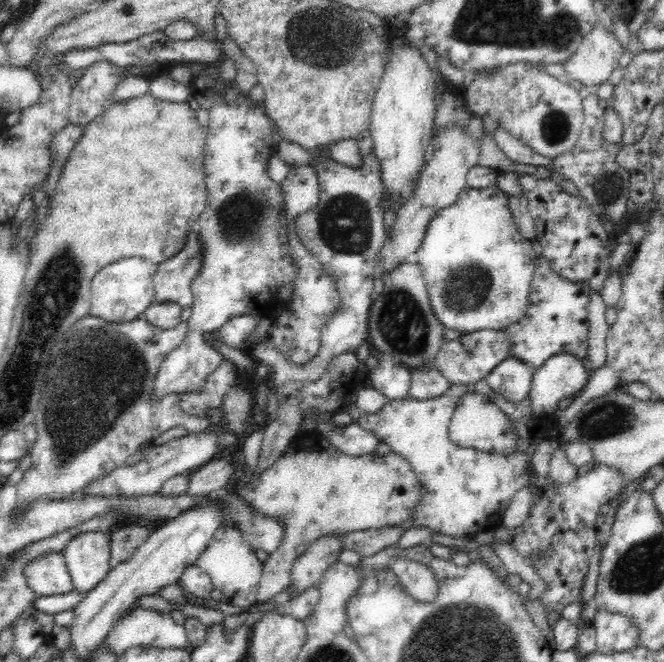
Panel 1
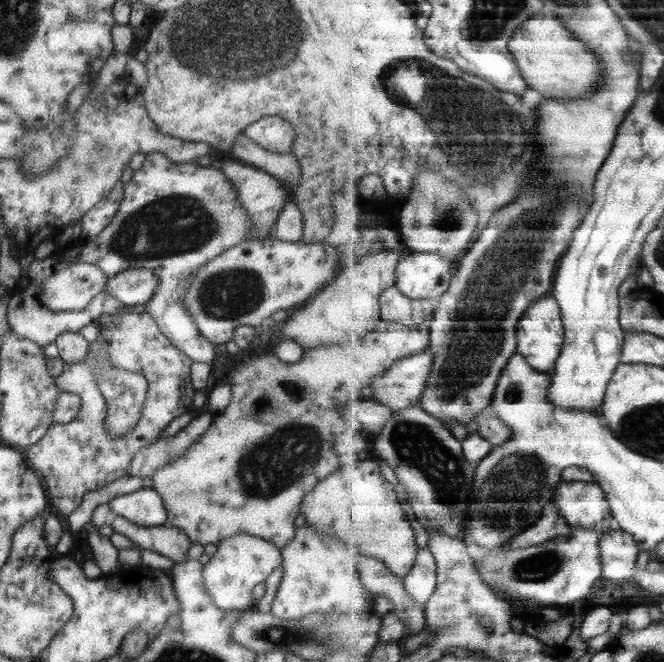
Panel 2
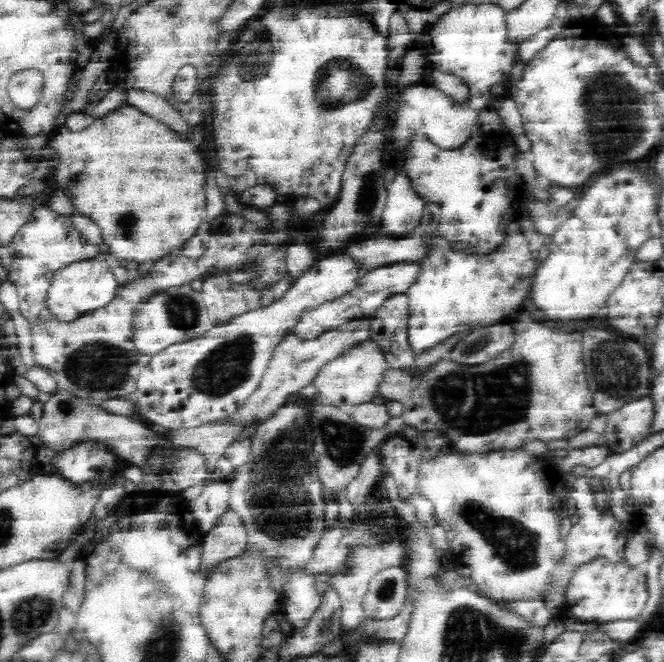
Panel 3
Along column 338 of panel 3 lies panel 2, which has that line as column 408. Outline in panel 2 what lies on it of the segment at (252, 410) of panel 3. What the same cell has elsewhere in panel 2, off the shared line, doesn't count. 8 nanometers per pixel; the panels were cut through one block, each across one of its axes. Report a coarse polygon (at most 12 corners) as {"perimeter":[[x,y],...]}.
{"perimeter":[[429,324],[253,356],[183,455],[153,473],[193,544],[277,548],[365,433],[343,404]]}

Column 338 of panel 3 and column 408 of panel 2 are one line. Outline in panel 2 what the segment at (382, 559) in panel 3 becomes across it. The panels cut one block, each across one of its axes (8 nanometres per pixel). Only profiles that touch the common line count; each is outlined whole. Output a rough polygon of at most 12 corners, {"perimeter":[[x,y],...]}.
{"perimeter":[[418,550],[404,578],[409,597],[426,607],[438,585],[432,550]]}

